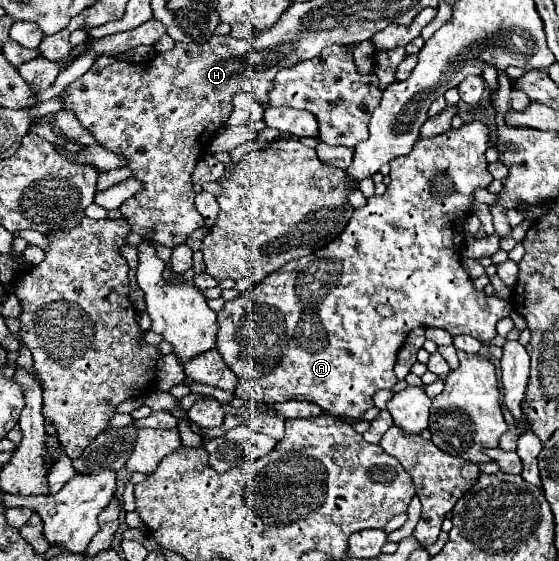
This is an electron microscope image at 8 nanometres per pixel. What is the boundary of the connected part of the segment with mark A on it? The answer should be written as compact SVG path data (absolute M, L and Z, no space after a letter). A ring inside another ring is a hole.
M473 121L473 123L463 125L459 129L451 129L451 131L443 133L443 137L417 141L413 151L407 157L397 157L395 161L389 163L391 165L391 183L387 185L385 195L381 195L381 197L373 195L367 199L365 207L355 209L351 221L347 223L347 227L343 229L343 233L335 241L327 243L323 249L317 249L315 253L311 253L307 257L301 257L301 259L287 263L283 269L277 269L275 273L267 275L261 283L257 283L255 287L251 287L245 293L241 293L237 299L225 303L225 307L217 313L217 325L219 325L217 351L221 353L227 367L233 369L233 373L239 379L237 389L235 389L235 397L247 399L247 401L257 401L257 403L279 403L279 401L287 401L287 399L311 401L311 403L317 403L329 415L347 415L353 419L361 419L363 413L373 405L371 397L375 395L375 391L391 389L397 383L395 373L393 373L393 365L395 365L397 353L403 347L411 329L437 327L437 329L445 329L449 335L467 333L467 335L479 339L481 343L489 343L491 339L497 337L495 327L503 317L511 315L511 311L513 311L511 303L505 299L499 299L495 295L487 295L485 291L477 291L473 287L473 279L461 267L461 245L465 239L463 223L471 215L469 203L473 201L473 191L477 187L487 187L493 181L491 173L487 171L487 161L485 161L487 143L489 143L489 131L479 121ZM275 357L279 359L277 365L269 367L269 361L273 361Z

